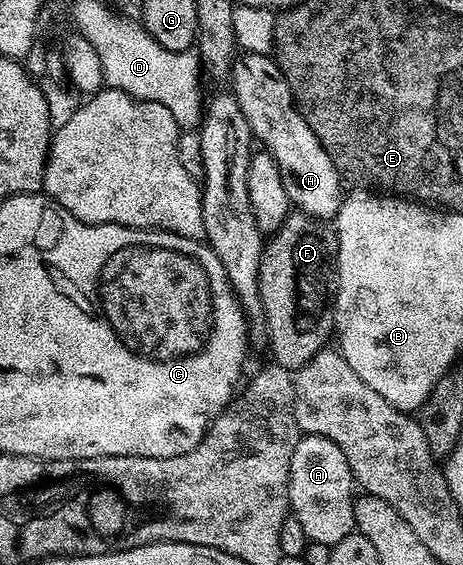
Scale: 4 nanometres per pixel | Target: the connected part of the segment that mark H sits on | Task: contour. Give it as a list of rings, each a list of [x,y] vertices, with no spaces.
[[[253,51],[239,52],[230,64],[228,85],[248,123],[253,140],[257,144],[259,141],[262,144],[259,146],[270,153],[272,159],[276,159],[291,206],[297,212],[315,217],[323,223],[333,222],[344,196],[342,176],[336,171],[332,159],[328,159],[328,151],[324,151],[320,139],[316,139],[312,127],[308,127],[304,115],[294,104],[292,91],[278,72],[278,64],[273,56]]]

